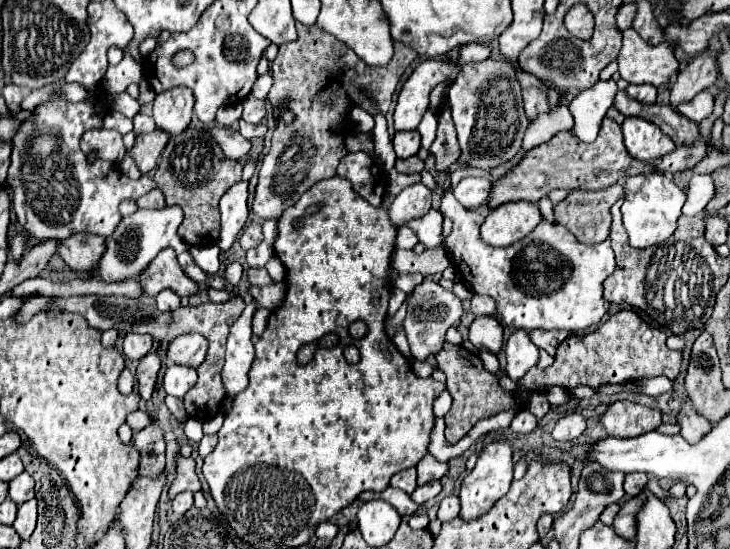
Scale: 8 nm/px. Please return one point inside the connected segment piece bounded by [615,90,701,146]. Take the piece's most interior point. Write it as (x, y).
(681, 130)

